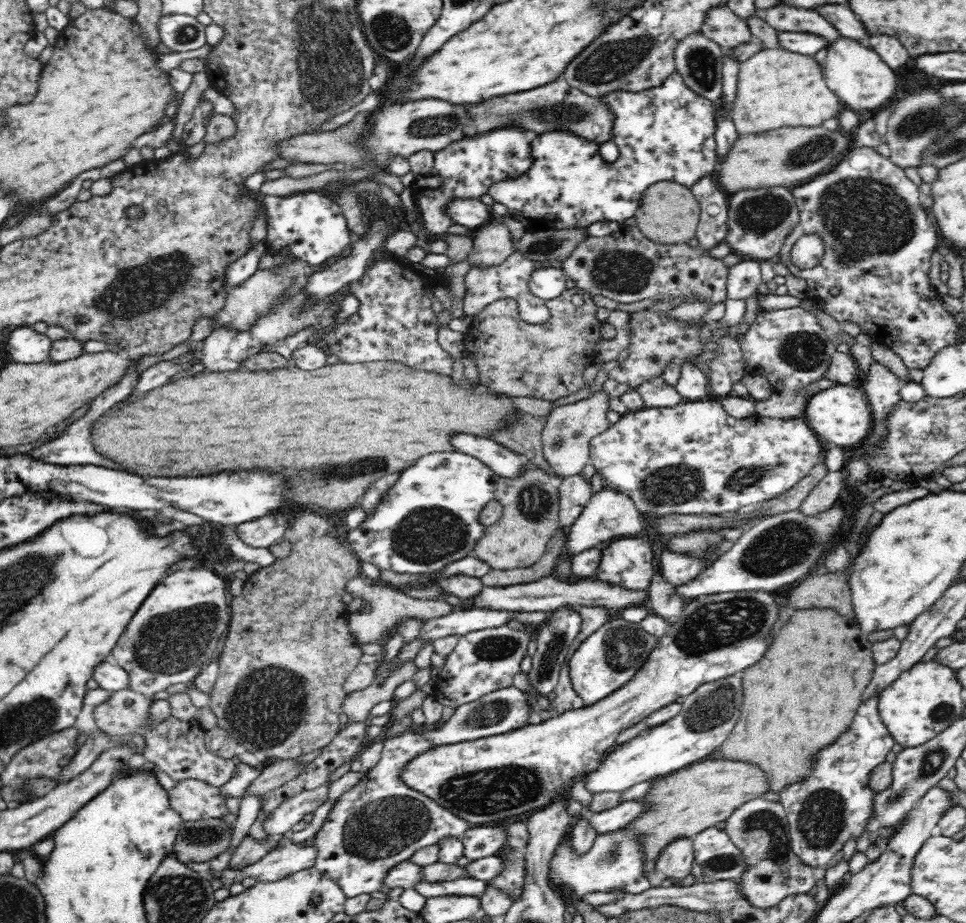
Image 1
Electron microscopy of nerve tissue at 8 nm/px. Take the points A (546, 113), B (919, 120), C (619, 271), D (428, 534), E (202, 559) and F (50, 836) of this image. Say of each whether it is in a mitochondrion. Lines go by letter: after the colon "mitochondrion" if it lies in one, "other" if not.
A: mitochondrion
B: mitochondrion
C: mitochondrion
D: mitochondrion
E: other
F: other

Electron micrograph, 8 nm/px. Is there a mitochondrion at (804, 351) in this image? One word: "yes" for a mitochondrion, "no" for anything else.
yes

